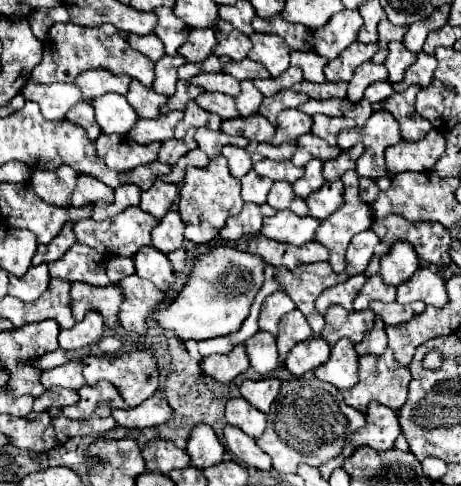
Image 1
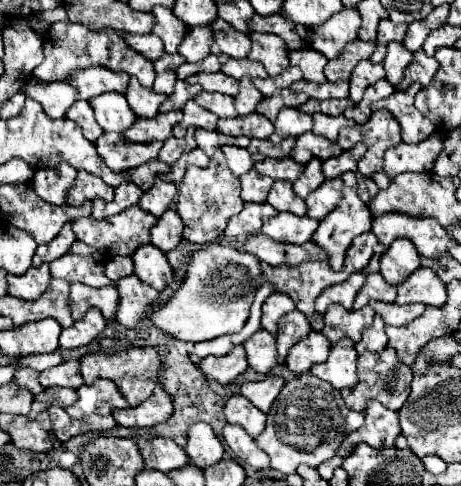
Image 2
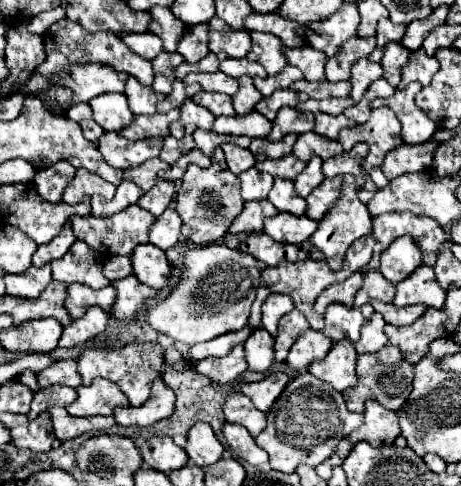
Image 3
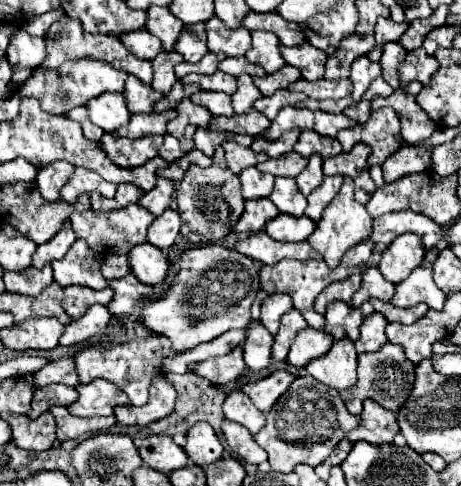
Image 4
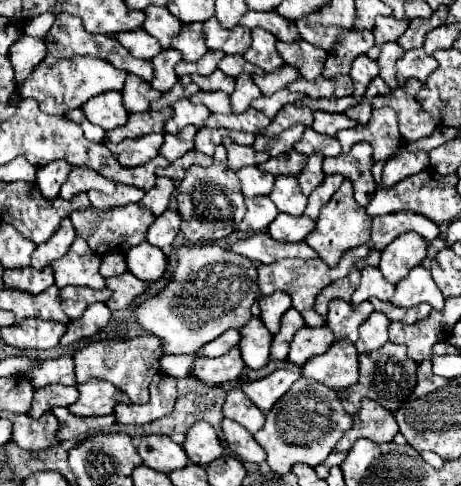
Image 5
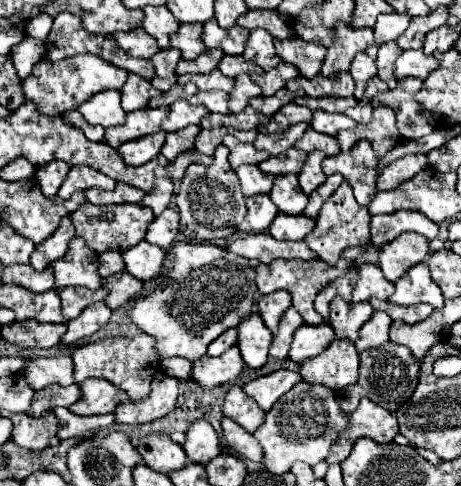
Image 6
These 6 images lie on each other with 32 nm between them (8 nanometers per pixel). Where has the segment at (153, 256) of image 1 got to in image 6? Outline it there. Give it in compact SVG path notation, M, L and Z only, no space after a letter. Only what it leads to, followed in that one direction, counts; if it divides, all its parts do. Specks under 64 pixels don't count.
M142 240L140 244L136 244L136 246L128 248L128 252L124 252L126 272L136 276L138 280L158 278L164 268L164 258L166 258L166 254L162 248L156 248L154 244L148 244L146 240Z

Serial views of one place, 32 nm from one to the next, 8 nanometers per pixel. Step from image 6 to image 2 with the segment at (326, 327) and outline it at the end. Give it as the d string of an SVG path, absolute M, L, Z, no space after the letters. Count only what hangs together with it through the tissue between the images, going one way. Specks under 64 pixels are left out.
M312 332L312 336L308 336L308 340L300 340L300 344L296 344L292 348L292 352L288 352L286 366L296 376L308 374L310 368L320 364L322 360L326 360L328 354L330 354L328 340L324 340L324 336L320 332Z

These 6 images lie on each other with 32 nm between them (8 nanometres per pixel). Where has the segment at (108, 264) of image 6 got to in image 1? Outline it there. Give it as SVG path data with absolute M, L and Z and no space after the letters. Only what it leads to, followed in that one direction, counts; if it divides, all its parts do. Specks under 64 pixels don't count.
M112 258L106 266L106 274L112 284L118 284L122 278L132 276L134 270L134 260L132 258Z

